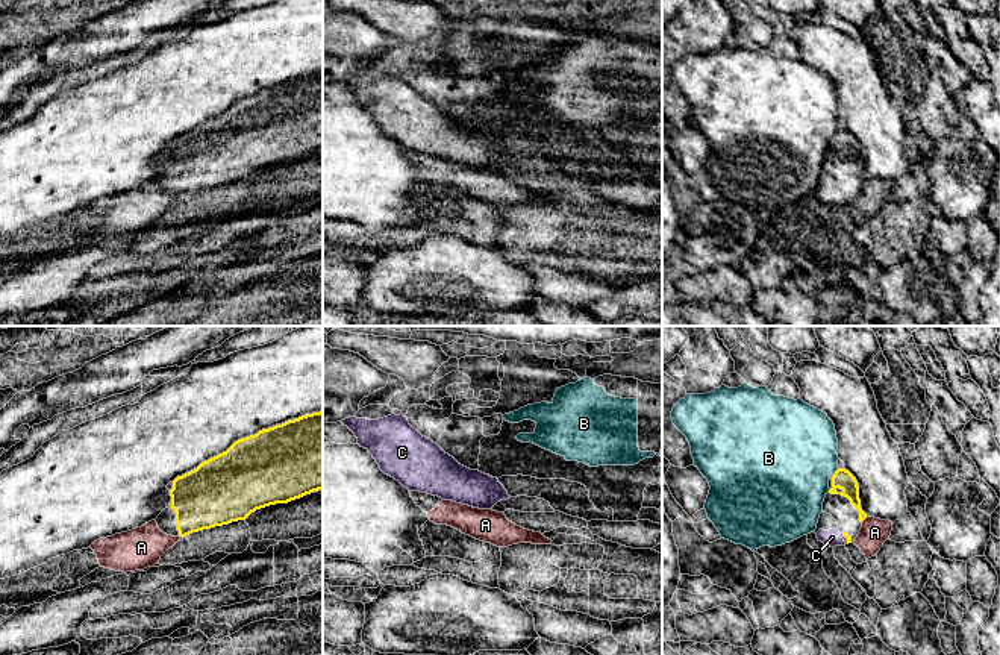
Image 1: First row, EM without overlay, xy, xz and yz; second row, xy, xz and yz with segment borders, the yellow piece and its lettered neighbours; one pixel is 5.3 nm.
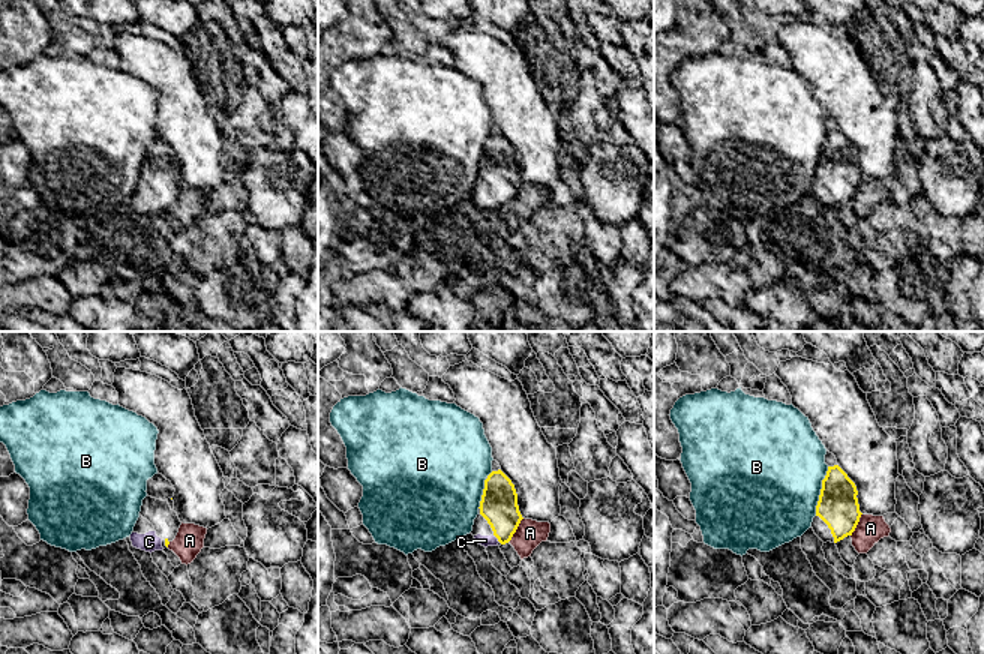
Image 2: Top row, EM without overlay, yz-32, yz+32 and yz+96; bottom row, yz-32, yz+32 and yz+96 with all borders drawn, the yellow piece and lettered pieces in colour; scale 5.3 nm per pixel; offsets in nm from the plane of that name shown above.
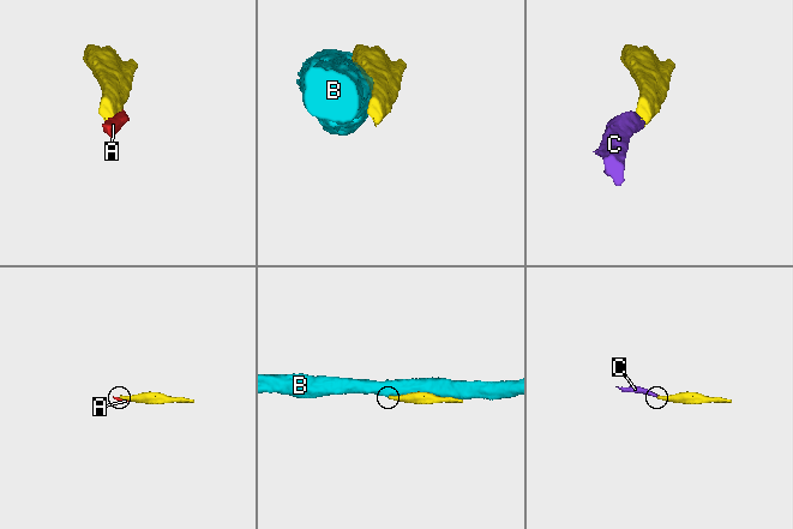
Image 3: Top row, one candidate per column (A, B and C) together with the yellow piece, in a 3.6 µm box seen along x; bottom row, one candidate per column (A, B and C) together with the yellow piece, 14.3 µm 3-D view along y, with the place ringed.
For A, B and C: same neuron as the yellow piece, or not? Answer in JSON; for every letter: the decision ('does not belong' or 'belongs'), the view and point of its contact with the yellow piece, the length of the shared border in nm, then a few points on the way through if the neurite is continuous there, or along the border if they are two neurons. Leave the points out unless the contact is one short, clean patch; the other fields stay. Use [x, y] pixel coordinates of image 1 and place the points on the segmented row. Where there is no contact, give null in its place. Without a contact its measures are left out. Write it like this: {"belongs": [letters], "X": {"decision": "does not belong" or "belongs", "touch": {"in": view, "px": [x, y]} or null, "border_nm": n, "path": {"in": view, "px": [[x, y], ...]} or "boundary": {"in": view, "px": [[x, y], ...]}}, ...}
{"belongs": ["C"], "A": {"decision": "does not belong", "touch": {"in": "yz", "px": [864, 519]}, "border_nm": 50}, "B": {"decision": "does not belong", "touch": {"in": "yz", "px": [837, 470]}, "border_nm": 40}, "C": {"decision": "belongs", "touch": {"in": "yz", "px": [844, 535]}, "border_nm": 40, "path": {"in": "yz", "px": [[849, 539], [844, 535], [832, 537]]}}}

